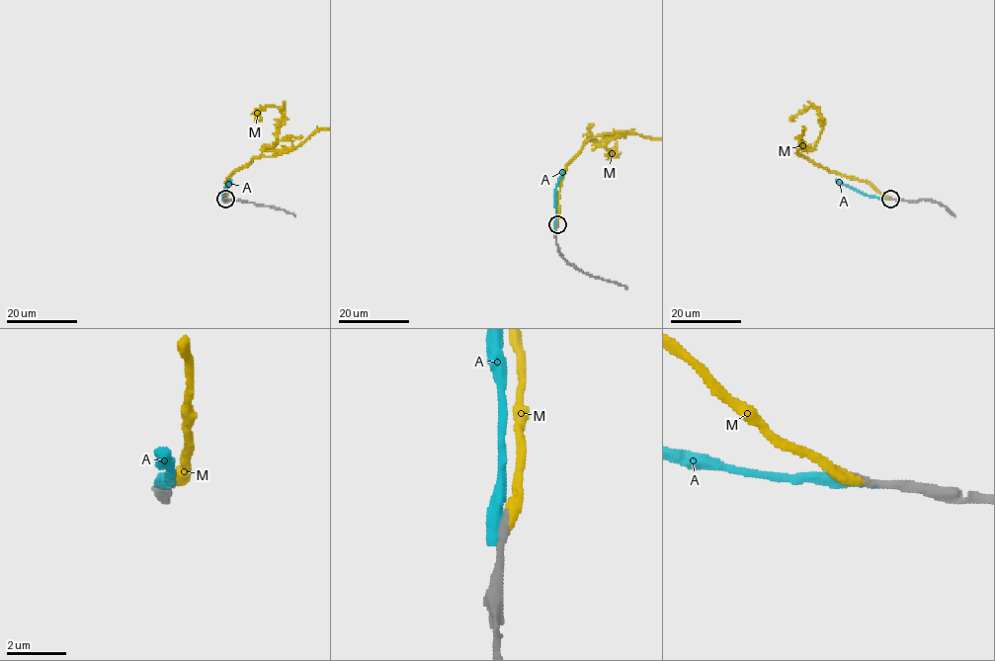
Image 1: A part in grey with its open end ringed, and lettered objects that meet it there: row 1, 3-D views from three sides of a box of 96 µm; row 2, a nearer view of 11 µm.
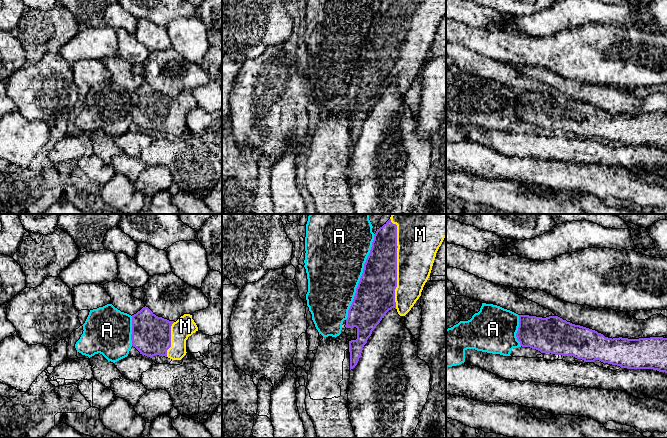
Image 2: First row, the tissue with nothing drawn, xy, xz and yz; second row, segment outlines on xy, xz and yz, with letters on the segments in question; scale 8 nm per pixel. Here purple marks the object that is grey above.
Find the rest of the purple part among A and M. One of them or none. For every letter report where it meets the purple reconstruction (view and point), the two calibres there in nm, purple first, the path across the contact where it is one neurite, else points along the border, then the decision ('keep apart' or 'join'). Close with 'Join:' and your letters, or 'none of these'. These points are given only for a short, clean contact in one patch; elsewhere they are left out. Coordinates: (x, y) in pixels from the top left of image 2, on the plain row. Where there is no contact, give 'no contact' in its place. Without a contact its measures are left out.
A: xz (361, 53) | 320/480 nm | keep apart
M: xz (396, 42) | 300/320 nm | join
Join: M

